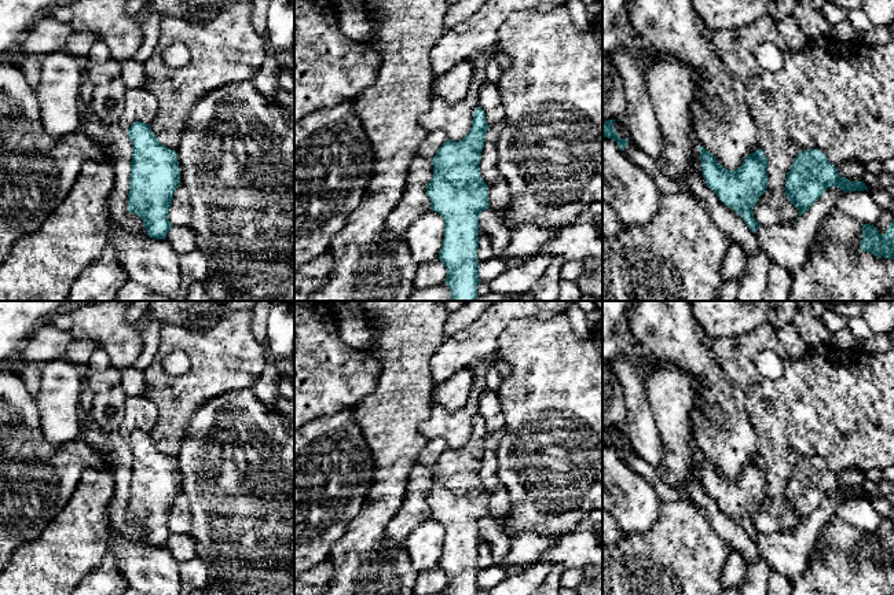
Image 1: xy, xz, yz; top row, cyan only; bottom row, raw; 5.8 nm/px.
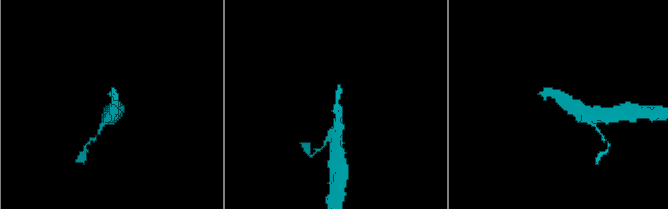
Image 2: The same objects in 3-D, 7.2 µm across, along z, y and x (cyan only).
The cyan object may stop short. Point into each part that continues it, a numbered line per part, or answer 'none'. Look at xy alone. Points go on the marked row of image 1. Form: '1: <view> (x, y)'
none

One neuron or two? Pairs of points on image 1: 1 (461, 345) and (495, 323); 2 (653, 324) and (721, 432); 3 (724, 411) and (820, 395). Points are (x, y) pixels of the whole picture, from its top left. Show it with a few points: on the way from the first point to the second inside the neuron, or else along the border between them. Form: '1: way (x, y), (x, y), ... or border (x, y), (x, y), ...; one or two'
1: way (469, 345), (487, 329); one
2: way (681, 349), (713, 381), (720, 404); one
3: border (729, 378), (743, 390), (744, 408), (757, 437); two

